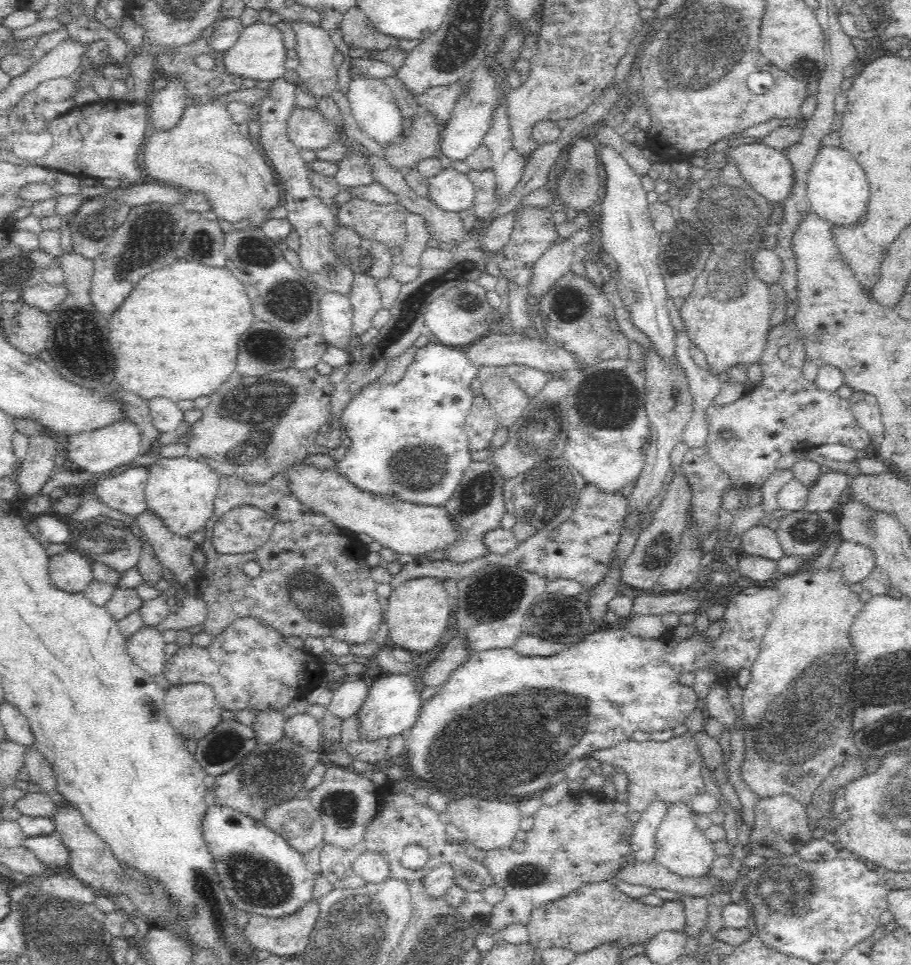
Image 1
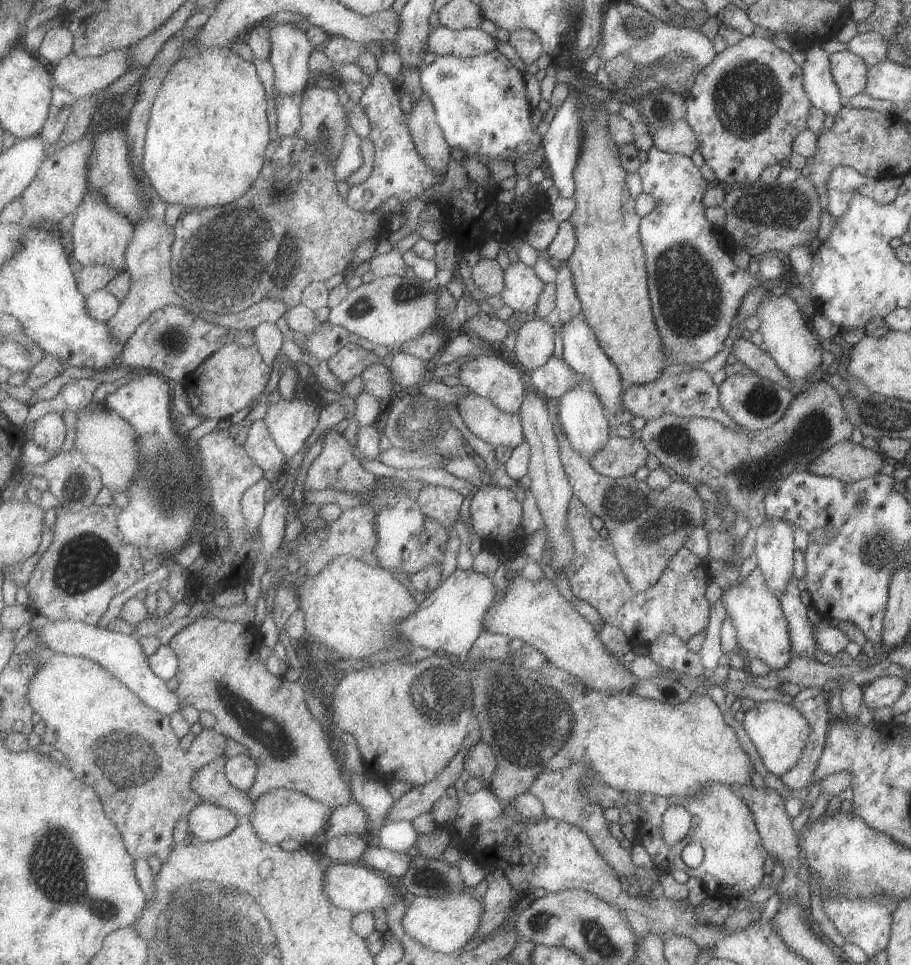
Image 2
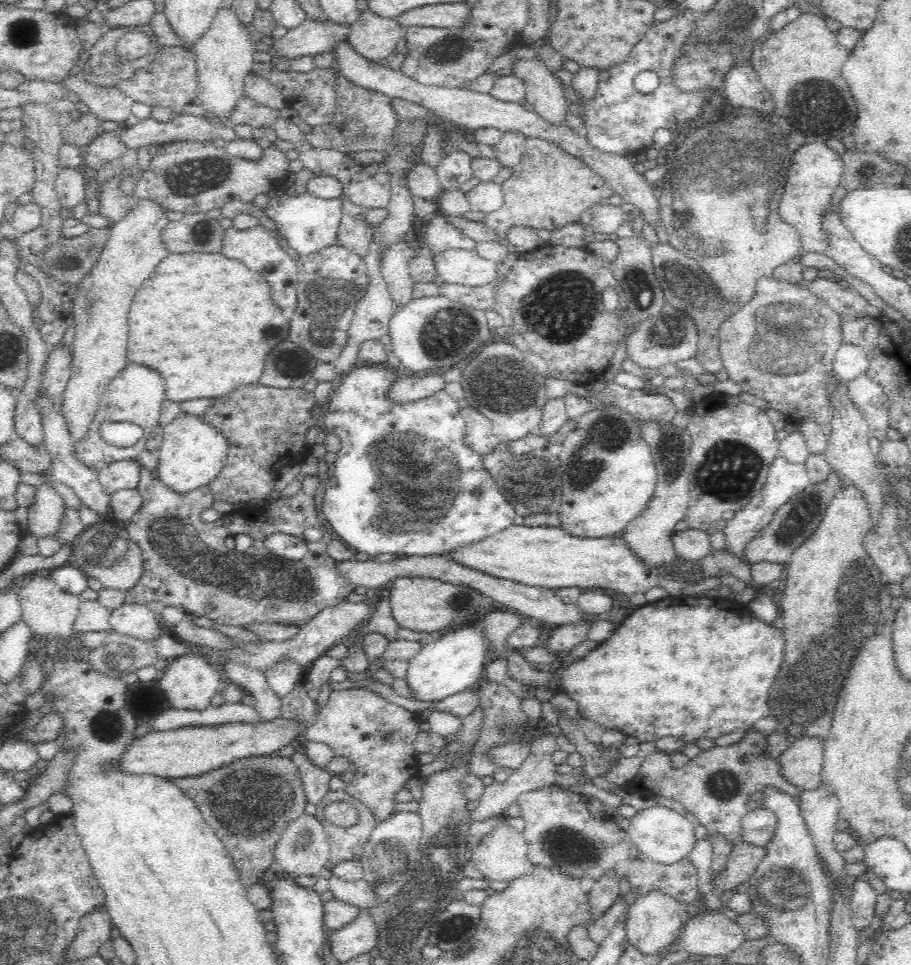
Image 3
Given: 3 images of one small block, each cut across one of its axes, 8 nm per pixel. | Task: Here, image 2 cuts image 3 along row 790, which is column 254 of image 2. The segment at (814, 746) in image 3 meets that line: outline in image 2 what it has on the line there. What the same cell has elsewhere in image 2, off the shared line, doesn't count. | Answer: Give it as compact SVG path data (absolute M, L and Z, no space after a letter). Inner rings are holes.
M220 756L194 774L193 790L203 802L231 809L242 821L248 820L256 809L256 801L249 793L233 786L226 773L226 761Z

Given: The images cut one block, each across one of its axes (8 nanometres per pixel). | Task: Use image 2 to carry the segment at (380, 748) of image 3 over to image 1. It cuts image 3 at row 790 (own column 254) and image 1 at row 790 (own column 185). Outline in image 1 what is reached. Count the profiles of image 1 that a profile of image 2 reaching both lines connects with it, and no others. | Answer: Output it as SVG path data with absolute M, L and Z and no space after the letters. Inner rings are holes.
M389 781L389 790L382 788L379 797L382 801L382 808L373 818L372 822L366 825L365 845L368 851L380 854L388 863L390 863L390 878L400 880L407 885L424 879L434 868L438 866L452 867L456 875L456 884L466 892L484 891L490 886L496 885L494 877L490 875L490 870L484 865L484 862L476 862L466 854L466 848L457 840L452 839L446 833L446 825L440 821L439 814L428 804L417 802L412 794L392 793L392 781ZM410 844L420 844L428 850L428 864L420 870L407 870L400 865L402 848ZM467 871L474 871L476 877L474 880L467 880L464 875Z

